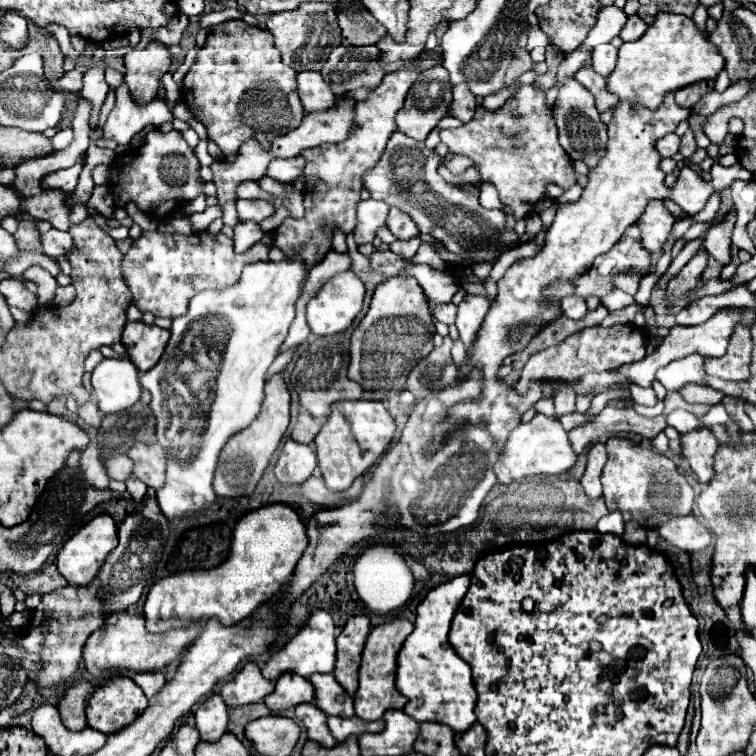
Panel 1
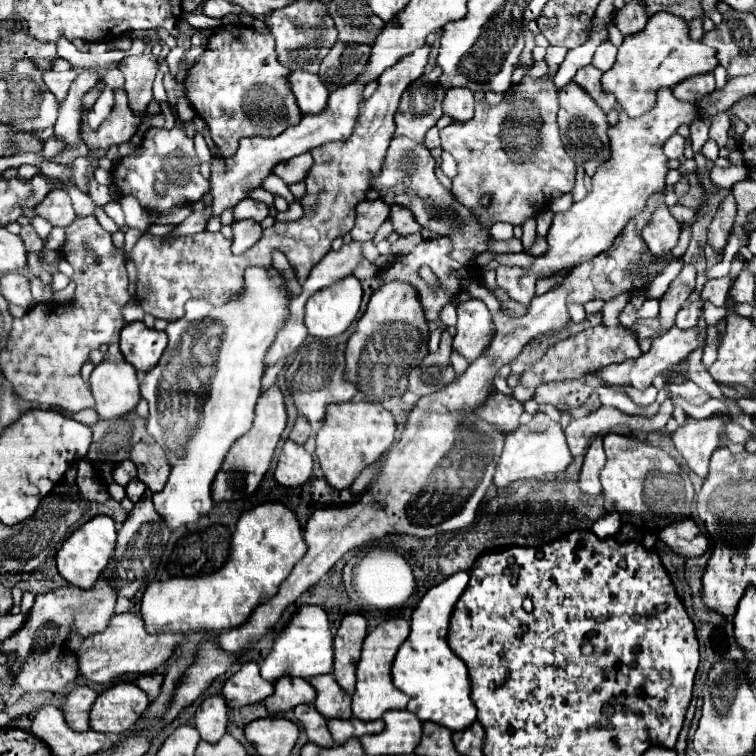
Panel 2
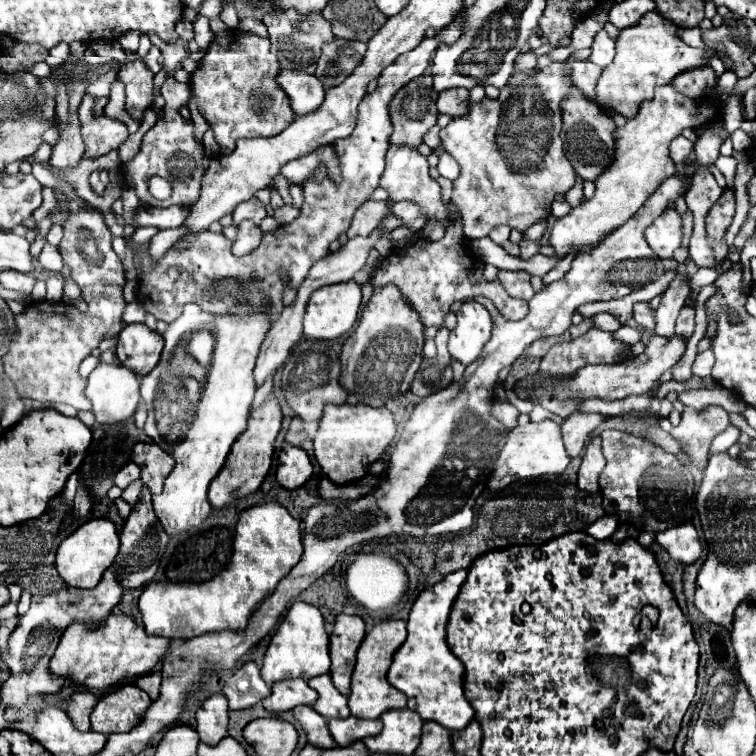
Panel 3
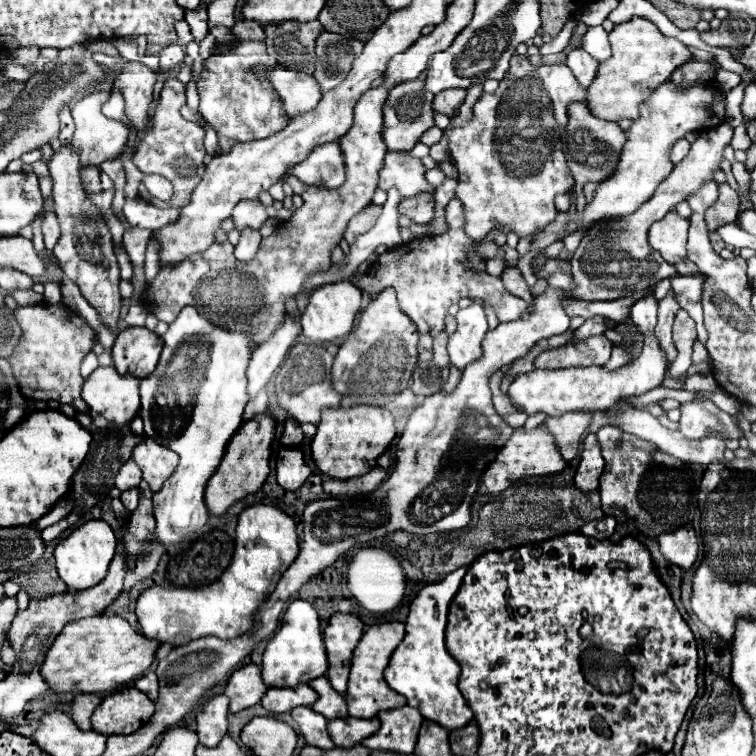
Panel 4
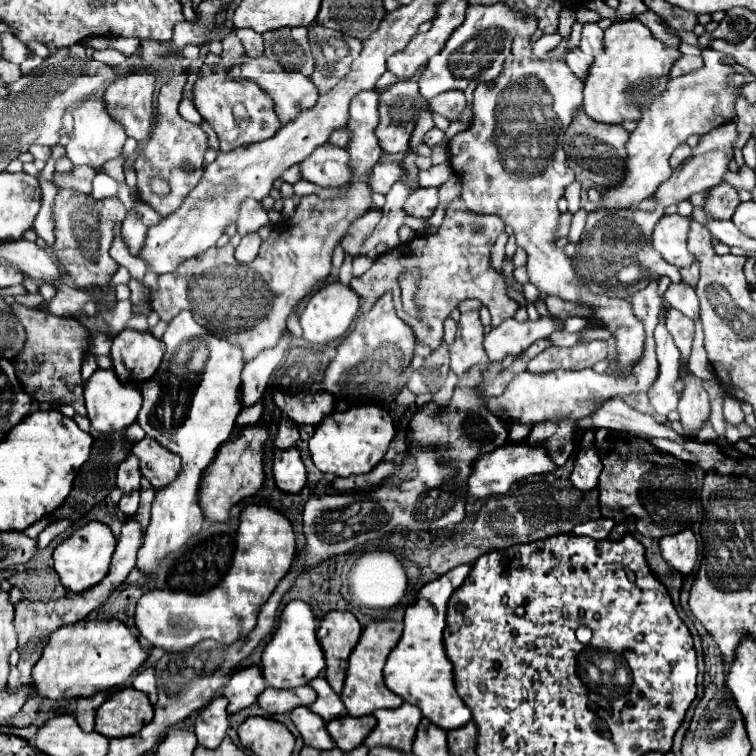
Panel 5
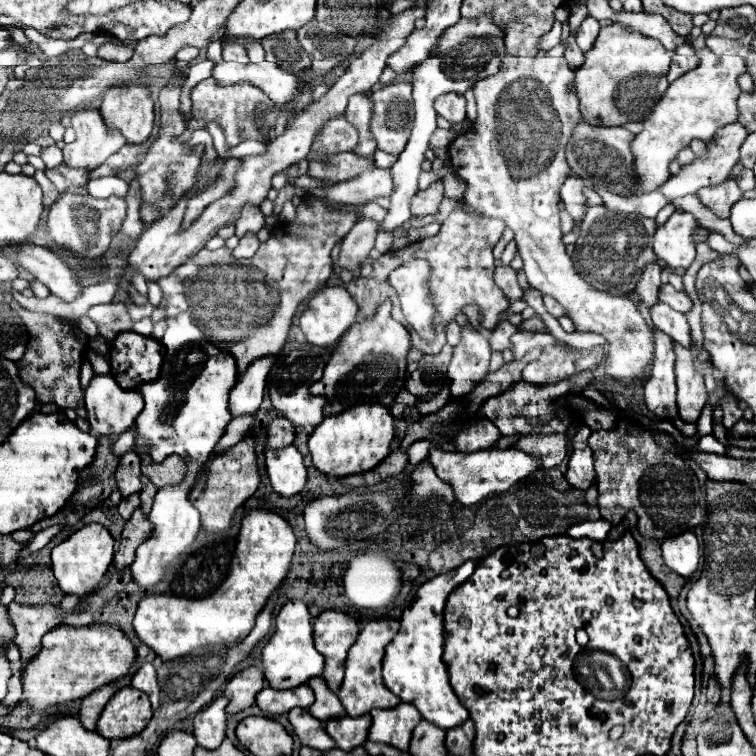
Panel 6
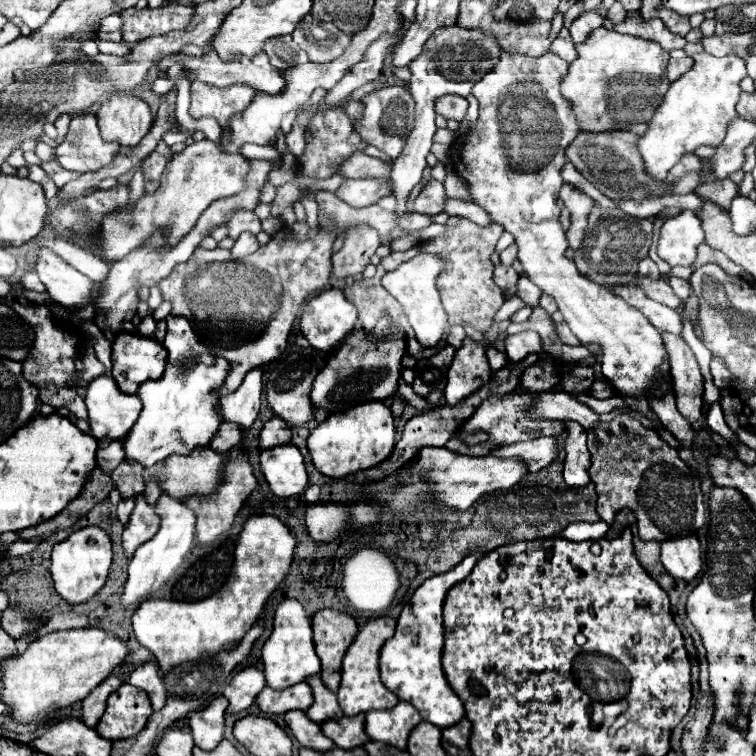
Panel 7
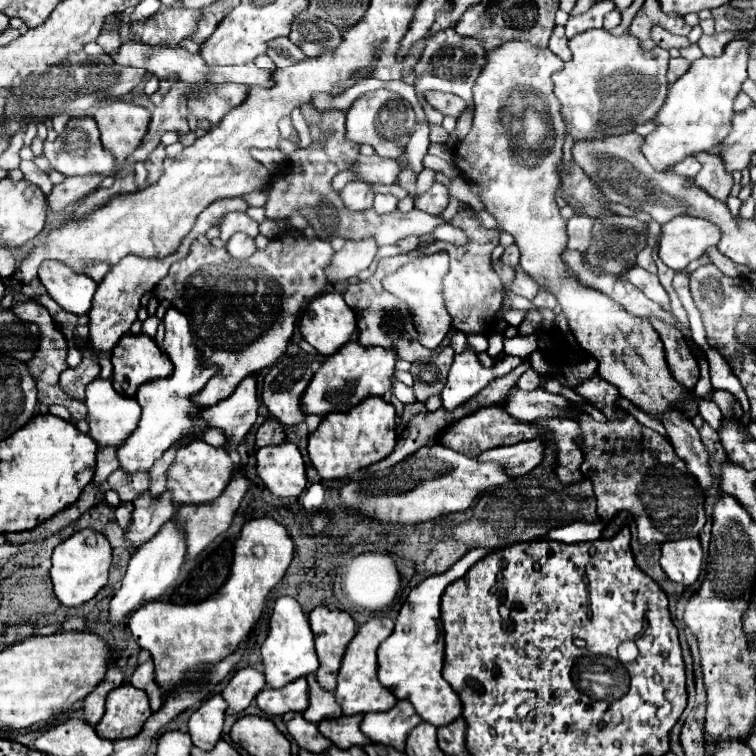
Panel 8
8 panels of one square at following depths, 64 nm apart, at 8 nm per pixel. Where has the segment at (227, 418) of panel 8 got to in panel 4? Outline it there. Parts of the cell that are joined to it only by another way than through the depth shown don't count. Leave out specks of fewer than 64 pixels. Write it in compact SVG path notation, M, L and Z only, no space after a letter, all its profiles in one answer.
M290 312L286 314L286 320L280 324L280 328L260 344L254 354L252 362L248 366L248 392L254 398L270 380L270 376L276 372L276 368L286 360L294 340L300 336L302 326L298 318L294 318Z

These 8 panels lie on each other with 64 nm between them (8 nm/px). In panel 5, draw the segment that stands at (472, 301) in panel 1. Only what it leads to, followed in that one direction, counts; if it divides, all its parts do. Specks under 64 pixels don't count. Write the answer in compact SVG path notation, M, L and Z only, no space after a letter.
M478 310L460 314L456 340L448 346L450 348L450 370L462 376L470 366L484 364L488 358L486 358L482 340L484 340L484 326L480 322Z

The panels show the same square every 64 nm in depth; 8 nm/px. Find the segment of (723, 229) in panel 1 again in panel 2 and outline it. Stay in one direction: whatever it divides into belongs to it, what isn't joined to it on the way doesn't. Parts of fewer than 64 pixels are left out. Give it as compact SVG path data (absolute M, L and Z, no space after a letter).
M726 196L708 228L708 244L714 248L714 252L722 254L730 236L730 230L734 226L734 218L736 218L736 202L730 196Z

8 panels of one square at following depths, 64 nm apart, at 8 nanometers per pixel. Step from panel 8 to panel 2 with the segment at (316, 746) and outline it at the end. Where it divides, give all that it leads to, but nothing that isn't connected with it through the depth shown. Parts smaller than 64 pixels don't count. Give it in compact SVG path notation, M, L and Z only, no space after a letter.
M312 704L296 706L294 714L302 722L310 742L314 742L318 746L324 746L324 748L334 746L334 740L332 740L332 736L328 732L328 724L326 724L328 720L324 716L320 716L320 712L316 712L316 708Z

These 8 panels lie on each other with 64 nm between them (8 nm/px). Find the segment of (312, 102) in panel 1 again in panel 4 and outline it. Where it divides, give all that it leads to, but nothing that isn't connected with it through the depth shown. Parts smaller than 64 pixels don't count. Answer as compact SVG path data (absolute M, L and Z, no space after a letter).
M276 66L274 70L260 68L258 76L268 78L274 84L276 92L282 98L288 118L296 118L296 116L316 108L316 104L322 98L320 84L316 82L314 76L308 76L306 72L294 72L294 70Z

